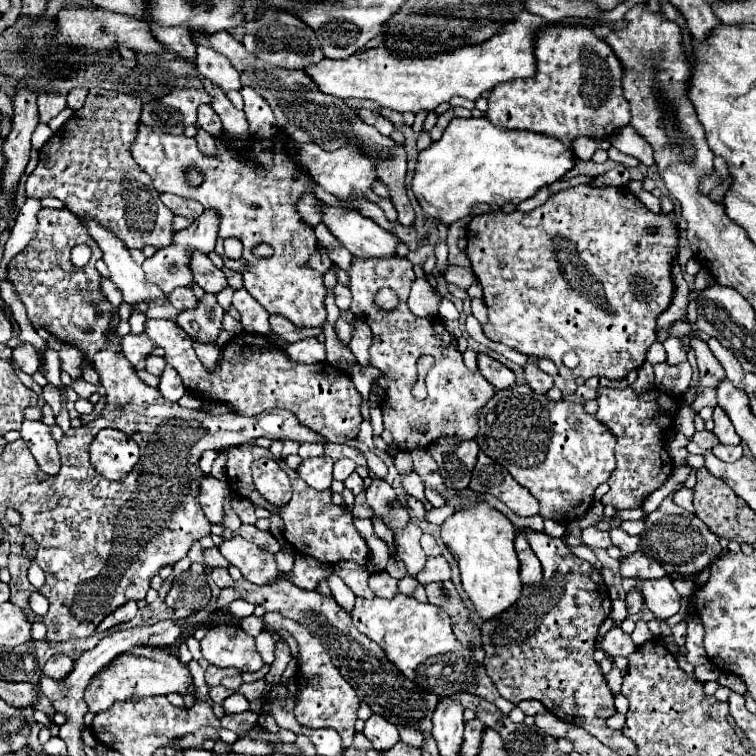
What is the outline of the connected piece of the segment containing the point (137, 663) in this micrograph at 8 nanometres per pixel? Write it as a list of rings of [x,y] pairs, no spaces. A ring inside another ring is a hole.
[[[135,646],[129,652],[117,656],[117,662],[113,662],[107,670],[101,670],[93,676],[91,684],[85,690],[85,702],[89,706],[89,712],[97,714],[101,710],[107,710],[117,700],[127,700],[131,696],[149,698],[157,694],[171,694],[177,692],[185,696],[189,692],[189,686],[193,690],[193,696],[197,694],[197,686],[193,684],[193,678],[171,652],[165,648],[147,648],[147,646]]]

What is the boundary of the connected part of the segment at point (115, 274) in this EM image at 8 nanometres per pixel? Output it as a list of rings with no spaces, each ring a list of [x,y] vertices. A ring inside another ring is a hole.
[[[81,218],[83,226],[87,228],[89,236],[97,242],[103,252],[103,262],[111,272],[111,280],[121,288],[123,300],[129,304],[139,302],[163,302],[163,292],[157,290],[151,282],[145,280],[141,266],[137,266],[127,250],[127,246],[101,222],[93,218]]]

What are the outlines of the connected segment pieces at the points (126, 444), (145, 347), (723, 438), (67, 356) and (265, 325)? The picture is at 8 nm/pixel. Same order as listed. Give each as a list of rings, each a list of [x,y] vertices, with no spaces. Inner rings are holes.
[[[103,428],[91,444],[91,462],[97,474],[109,480],[125,478],[139,460],[139,446],[121,430]]]
[[[127,334],[127,336],[123,336],[123,342],[121,342],[123,356],[133,367],[145,358],[145,354],[151,354],[155,350],[153,340],[143,338],[143,336],[147,336],[147,334]]]
[[[715,406],[715,412],[713,412],[713,422],[715,422],[715,430],[713,434],[719,438],[721,444],[727,444],[727,446],[733,446],[733,444],[741,444],[741,438],[735,434],[733,430],[733,424],[729,422],[727,414]]]
[[[64,348],[59,351],[62,370],[65,370],[72,379],[82,378],[83,372],[80,365],[84,362],[83,353],[77,348]]]
[[[236,290],[232,298],[232,305],[241,313],[241,323],[245,324],[244,330],[253,334],[269,336],[269,312],[265,310],[265,318],[261,318],[261,306],[259,302],[245,290]]]

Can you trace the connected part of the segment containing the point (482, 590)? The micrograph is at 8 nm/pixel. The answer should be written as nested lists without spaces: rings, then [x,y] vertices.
[[[489,504],[461,508],[441,524],[441,540],[457,560],[463,588],[483,620],[505,612],[521,596],[523,584],[519,578],[519,560],[513,546],[515,534],[515,526]]]

